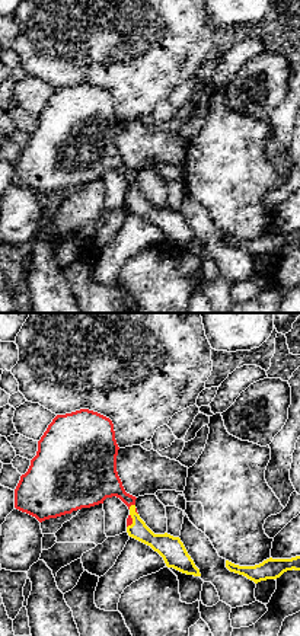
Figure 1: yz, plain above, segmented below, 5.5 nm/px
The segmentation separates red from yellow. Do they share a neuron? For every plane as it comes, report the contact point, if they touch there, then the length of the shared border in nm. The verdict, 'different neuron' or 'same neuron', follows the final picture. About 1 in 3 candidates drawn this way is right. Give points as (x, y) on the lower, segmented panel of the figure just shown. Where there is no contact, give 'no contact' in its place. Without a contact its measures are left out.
contact (131, 504); length 50 nm

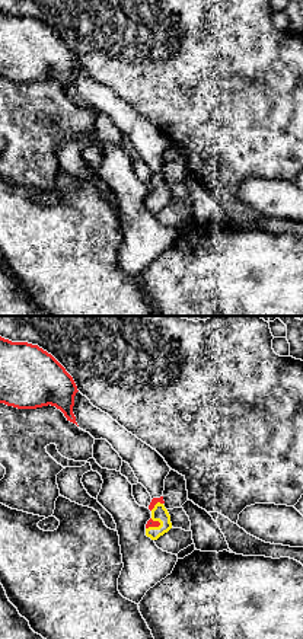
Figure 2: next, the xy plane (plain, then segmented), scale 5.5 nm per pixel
contact (153, 526); length 90 nm

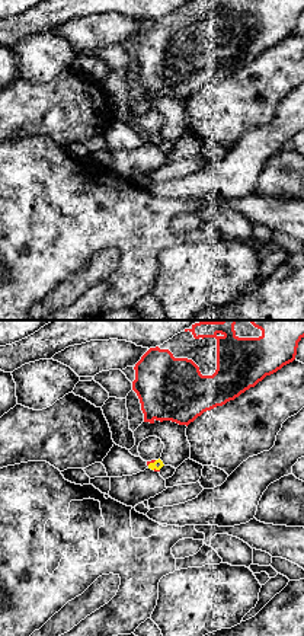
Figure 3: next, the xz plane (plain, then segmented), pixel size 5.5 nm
contact (152, 462); length 60 nm

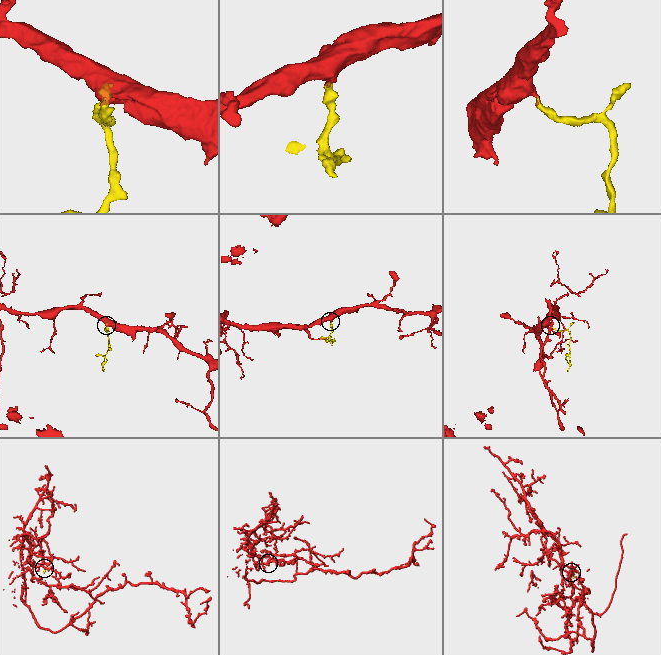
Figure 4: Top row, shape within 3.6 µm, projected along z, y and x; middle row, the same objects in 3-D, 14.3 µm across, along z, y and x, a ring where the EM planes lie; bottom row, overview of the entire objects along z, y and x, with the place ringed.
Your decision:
same neuron

